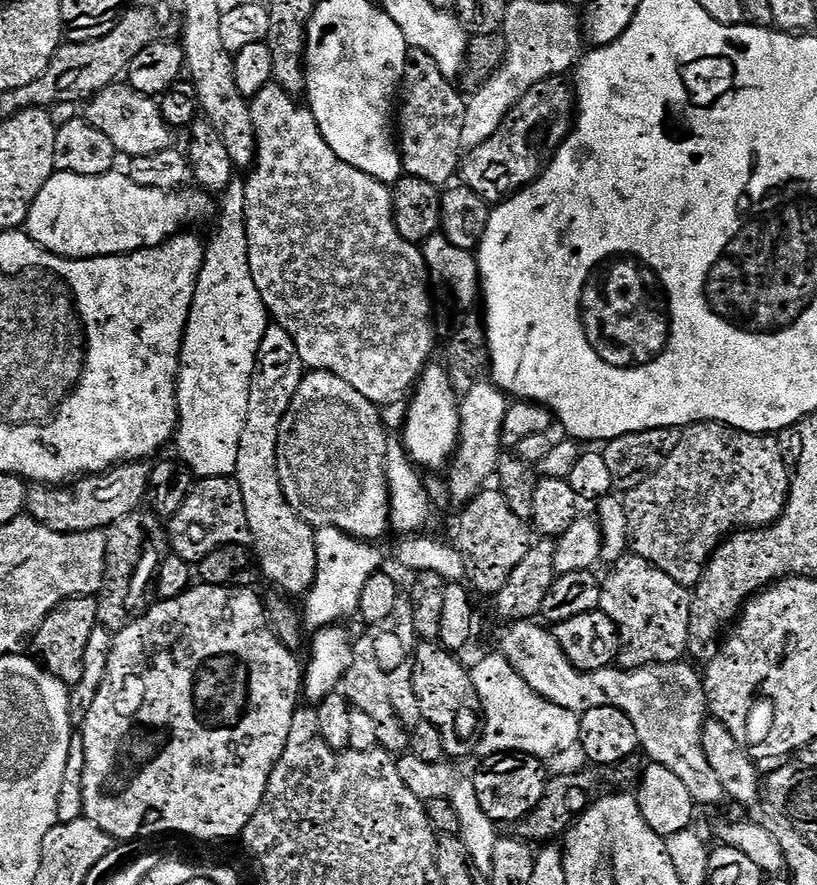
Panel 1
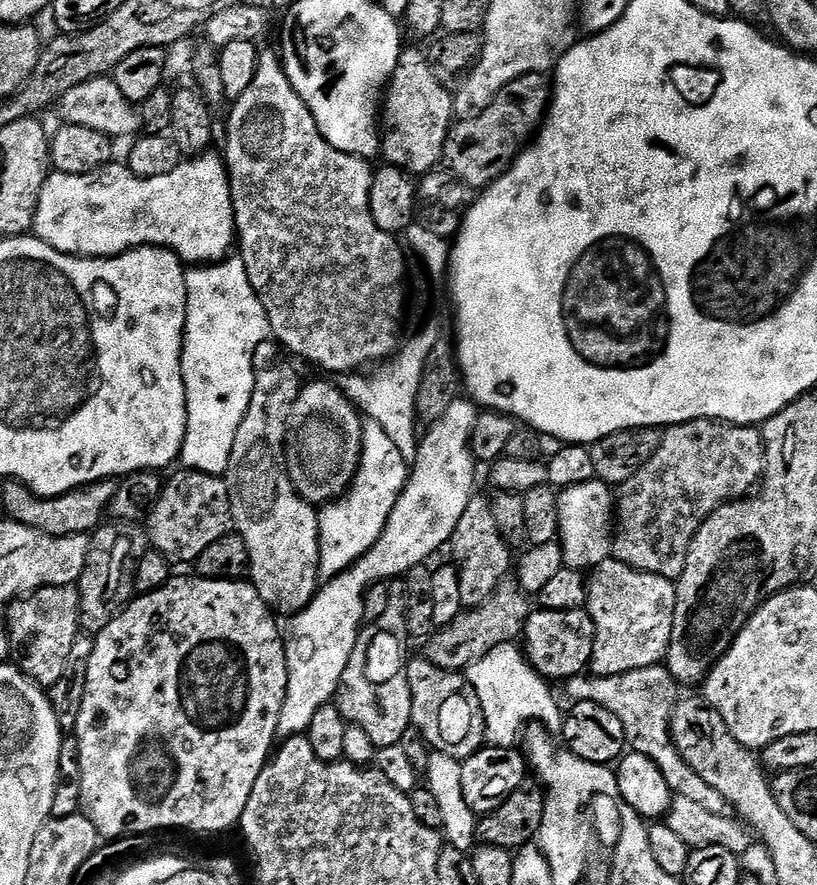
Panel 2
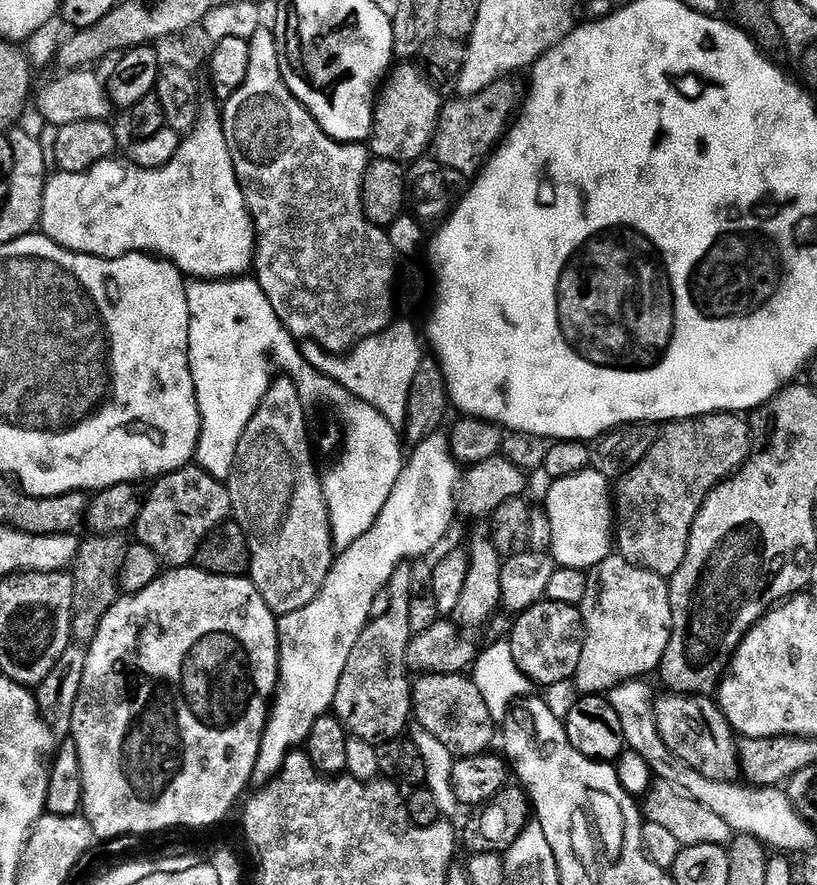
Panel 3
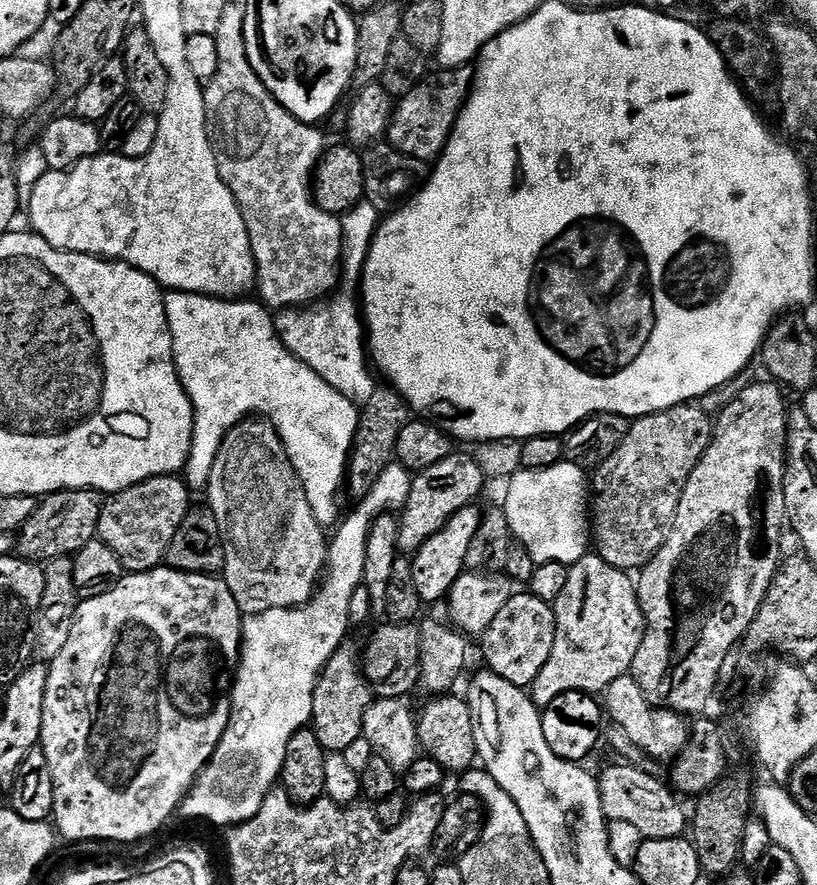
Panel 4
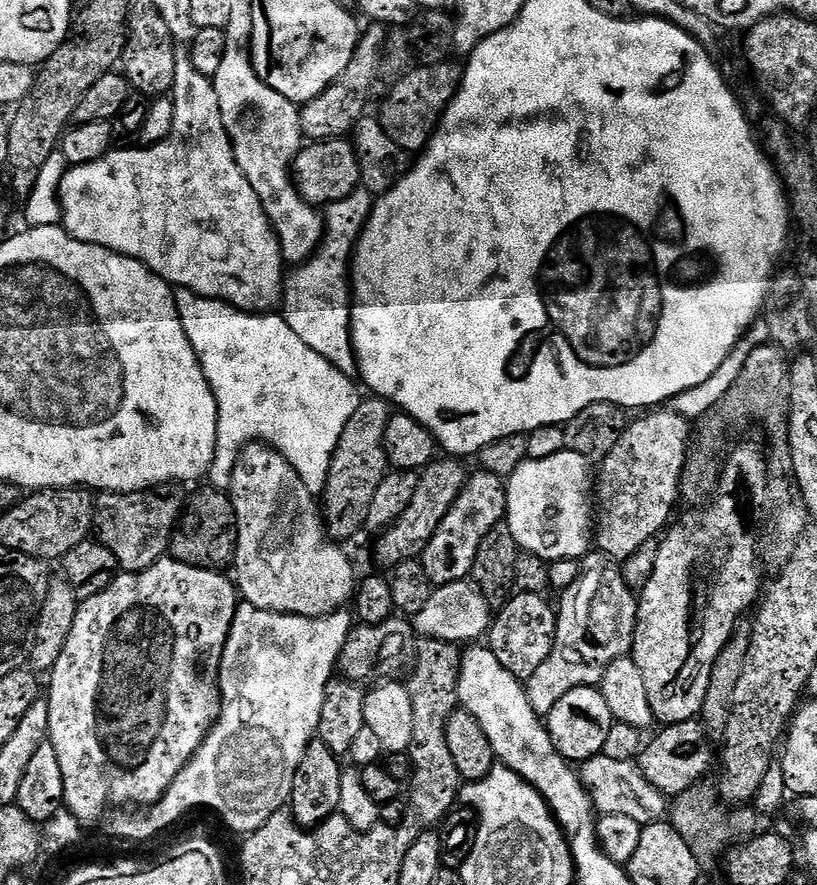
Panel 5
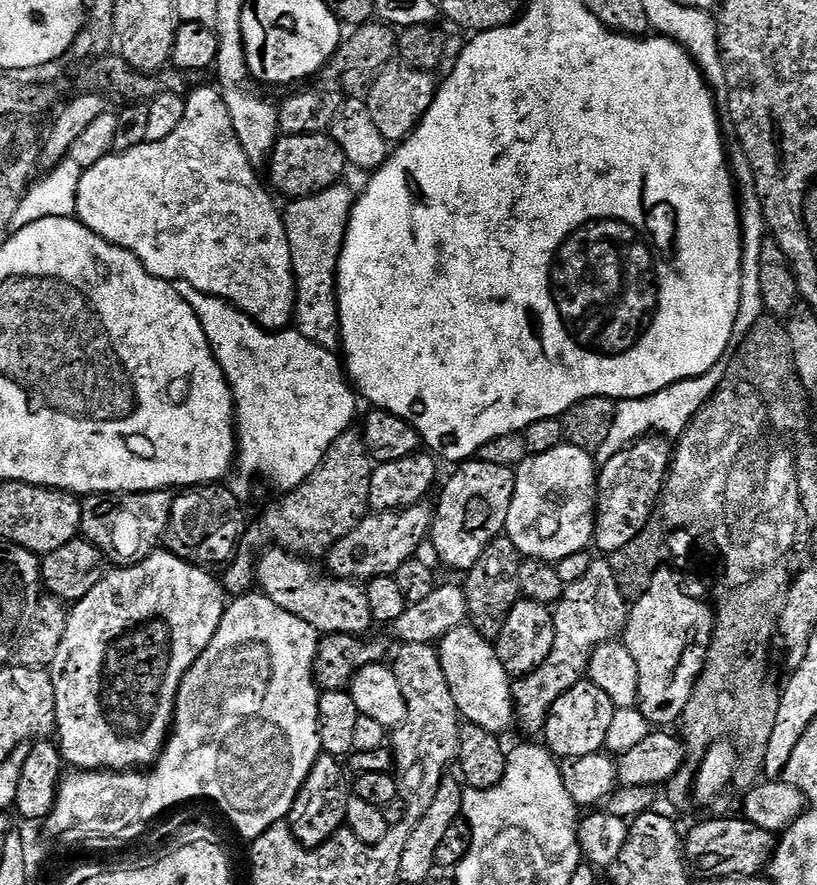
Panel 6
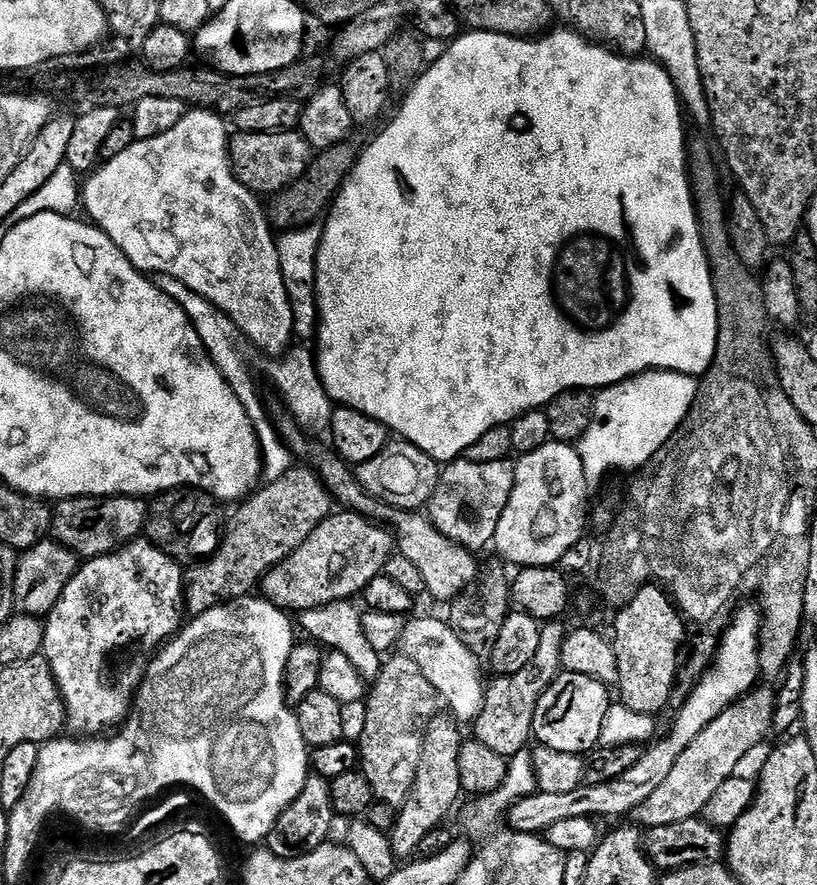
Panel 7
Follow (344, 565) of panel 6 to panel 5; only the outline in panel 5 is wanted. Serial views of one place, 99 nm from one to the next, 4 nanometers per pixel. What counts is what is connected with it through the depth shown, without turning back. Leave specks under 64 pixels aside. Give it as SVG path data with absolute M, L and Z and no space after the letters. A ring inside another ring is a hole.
M438 458L421 471L415 488L414 499L402 518L398 519L379 537L376 548L376 560L382 566L393 568L405 560L413 560L423 555L430 538L437 532L442 518L457 500L457 495L464 489L468 470L454 458Z

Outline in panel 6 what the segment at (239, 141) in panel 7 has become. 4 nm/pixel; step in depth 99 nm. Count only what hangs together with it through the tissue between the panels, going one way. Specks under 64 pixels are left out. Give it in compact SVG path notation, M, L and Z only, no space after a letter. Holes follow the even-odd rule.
M304 134L281 135L268 156L270 162L270 184L285 198L305 198L339 183L348 163L343 150L329 135Z

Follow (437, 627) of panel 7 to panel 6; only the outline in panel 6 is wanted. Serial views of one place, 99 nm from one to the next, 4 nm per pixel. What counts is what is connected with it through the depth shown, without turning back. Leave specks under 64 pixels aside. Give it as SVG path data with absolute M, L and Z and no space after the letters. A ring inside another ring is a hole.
M466 624L446 633L440 640L437 663L455 708L467 723L496 735L504 734L508 727L513 727L512 680L498 662L495 647L484 636Z

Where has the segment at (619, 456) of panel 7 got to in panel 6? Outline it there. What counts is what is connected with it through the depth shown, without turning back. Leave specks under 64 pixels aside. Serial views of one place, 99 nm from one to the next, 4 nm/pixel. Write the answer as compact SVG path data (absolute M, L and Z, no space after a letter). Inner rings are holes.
M717 366L705 376L695 376L689 380L671 384L654 394L642 397L641 400L619 401L612 414L612 425L609 426L607 434L598 445L601 457L616 455L623 448L630 447L645 436L668 434L664 432L673 432L673 434L683 432L692 418L700 413L702 405L714 395L723 377L724 368Z

